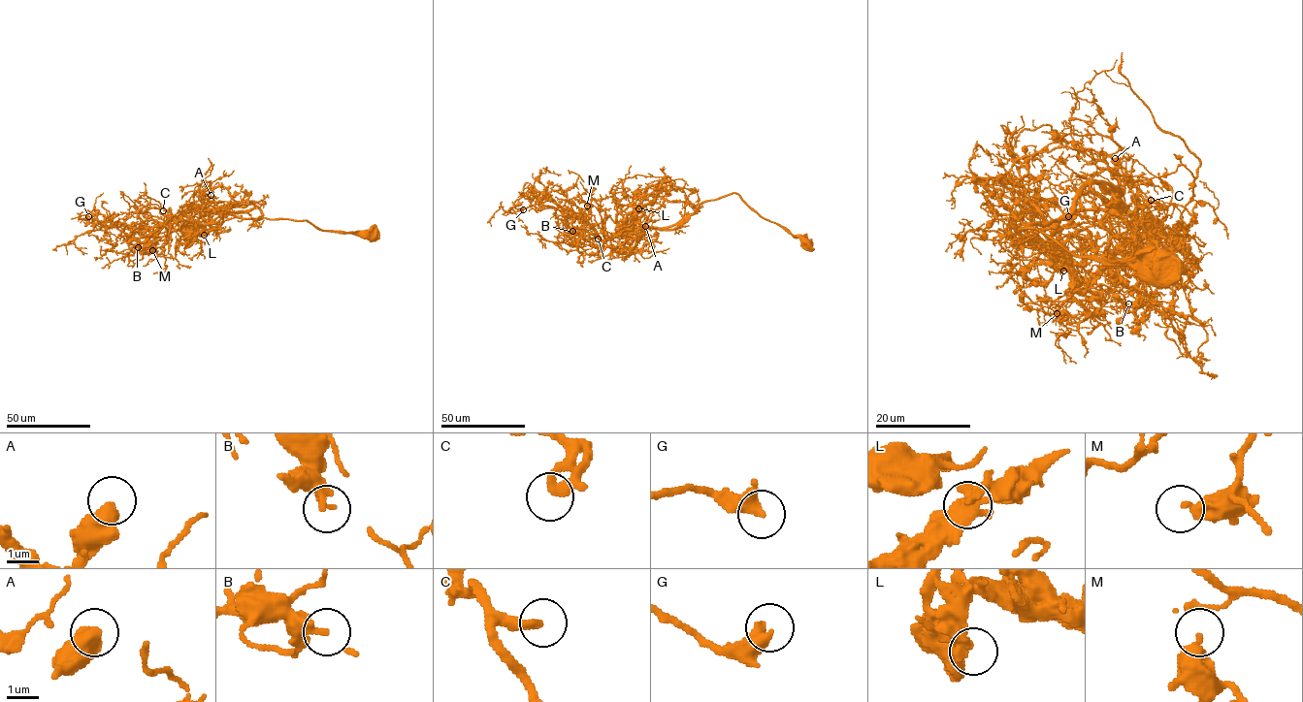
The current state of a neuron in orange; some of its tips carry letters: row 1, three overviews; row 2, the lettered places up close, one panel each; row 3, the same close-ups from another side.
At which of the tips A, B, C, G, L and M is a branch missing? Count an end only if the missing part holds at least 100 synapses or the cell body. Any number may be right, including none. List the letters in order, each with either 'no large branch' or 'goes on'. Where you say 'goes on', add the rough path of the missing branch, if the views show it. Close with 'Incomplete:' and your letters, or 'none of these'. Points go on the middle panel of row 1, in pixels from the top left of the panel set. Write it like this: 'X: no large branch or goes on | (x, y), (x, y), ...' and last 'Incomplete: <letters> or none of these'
A: no large branch
B: no large branch
C: no large branch
G: no large branch
L: no large branch
M: no large branch
Incomplete: none of these

